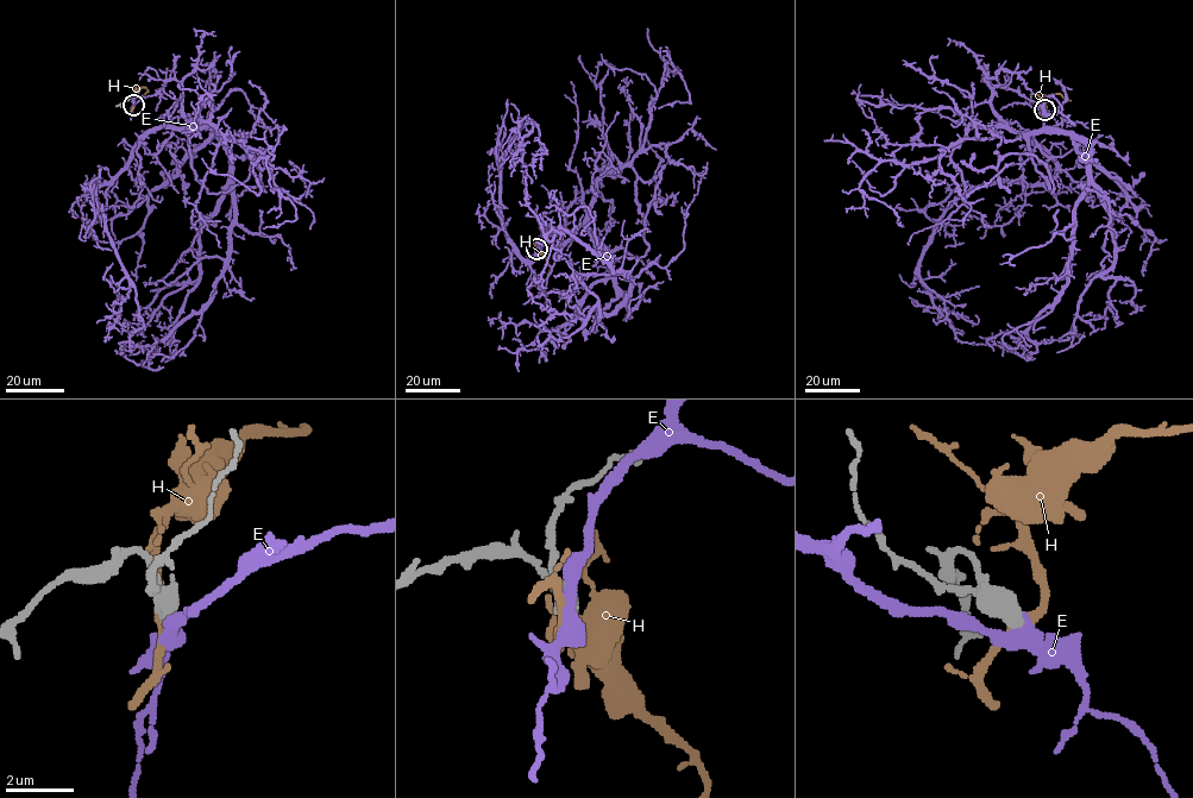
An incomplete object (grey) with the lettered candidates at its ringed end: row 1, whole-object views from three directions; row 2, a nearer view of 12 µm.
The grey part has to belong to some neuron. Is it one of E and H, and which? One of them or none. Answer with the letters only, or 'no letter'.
no letter

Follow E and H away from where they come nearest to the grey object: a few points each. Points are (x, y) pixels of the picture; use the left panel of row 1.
E: (133, 104), (182, 87), (187, 129), (224, 145), (232, 227), (212, 297), (140, 364), (119, 353)
H: (133, 104), (133, 95), (140, 88), (148, 89), (144, 94)

